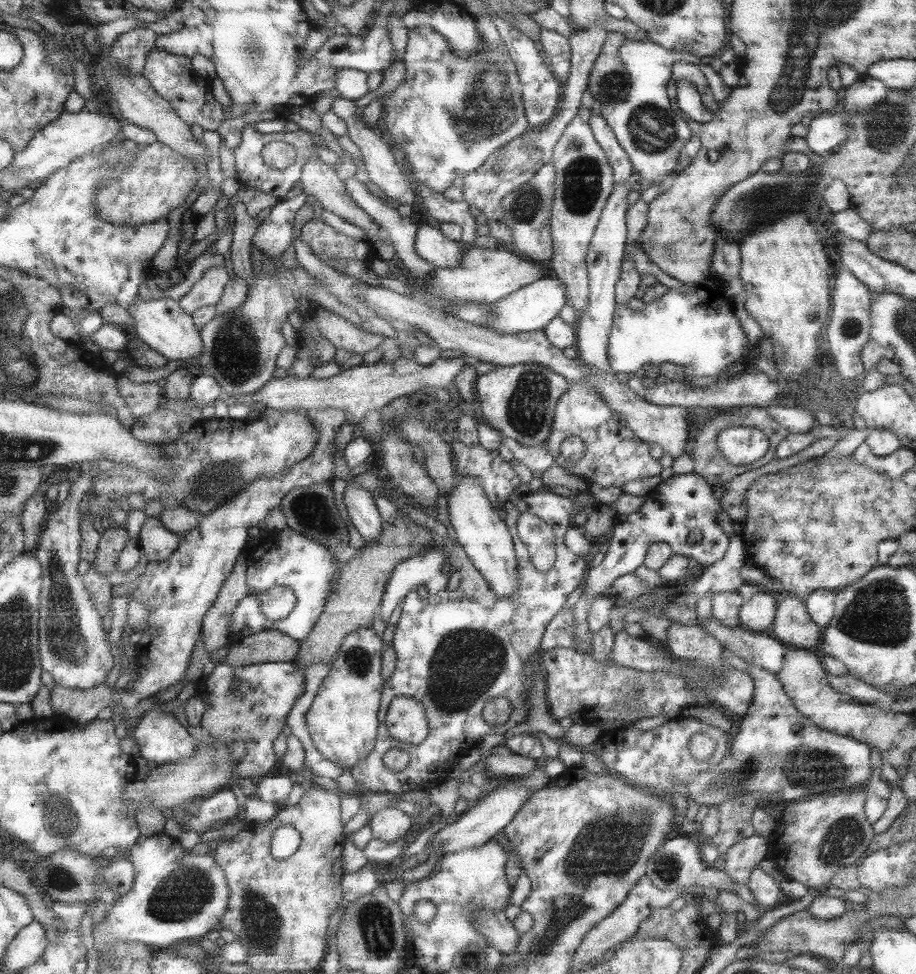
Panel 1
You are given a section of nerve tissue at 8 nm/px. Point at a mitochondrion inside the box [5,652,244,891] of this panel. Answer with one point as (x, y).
(53, 811)

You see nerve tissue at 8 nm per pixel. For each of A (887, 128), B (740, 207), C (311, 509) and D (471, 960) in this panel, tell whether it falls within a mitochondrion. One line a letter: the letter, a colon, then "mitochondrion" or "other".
A: mitochondrion
B: mitochondrion
C: mitochondrion
D: mitochondrion

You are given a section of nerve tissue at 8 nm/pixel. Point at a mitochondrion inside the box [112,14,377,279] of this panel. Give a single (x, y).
(254, 50)

